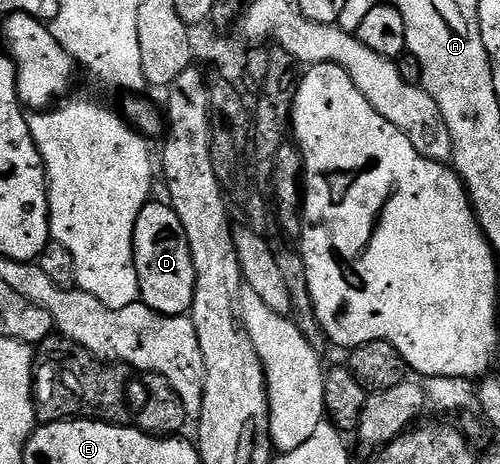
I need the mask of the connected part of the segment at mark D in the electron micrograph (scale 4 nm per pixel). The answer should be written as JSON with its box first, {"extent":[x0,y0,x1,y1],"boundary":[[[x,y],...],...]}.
{"extent":[134,202,198,316],"boundary":[[[148,202],[134,227],[134,265],[140,282],[141,303],[161,316],[185,316],[194,305],[198,271],[194,268],[190,239],[169,203]]]}

